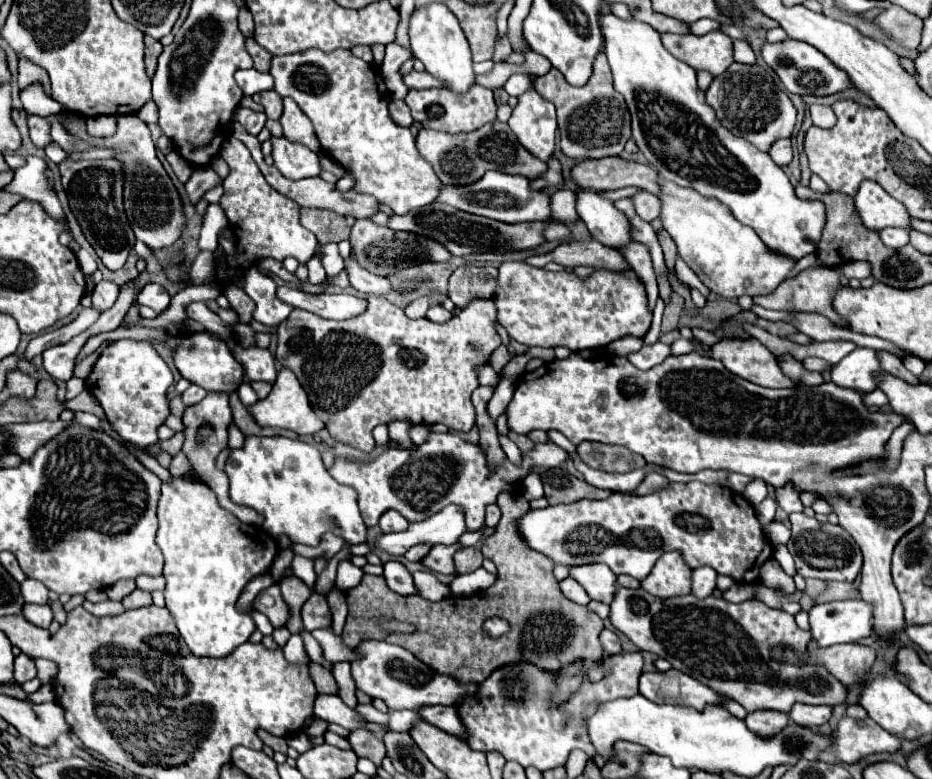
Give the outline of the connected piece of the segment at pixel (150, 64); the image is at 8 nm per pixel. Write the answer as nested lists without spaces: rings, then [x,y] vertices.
[[[145,37],[145,67],[147,67],[147,75],[153,77],[155,73],[155,67],[157,67],[157,59],[163,51],[163,45],[153,39],[153,37]]]

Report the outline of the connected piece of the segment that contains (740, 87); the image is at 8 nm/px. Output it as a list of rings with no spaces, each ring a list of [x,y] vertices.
[[[733,63],[723,75],[713,79],[705,95],[709,105],[715,107],[723,127],[727,127],[731,133],[737,133],[737,137],[747,139],[761,151],[769,151],[775,139],[791,137],[793,133],[797,111],[787,93],[779,89],[775,79],[759,65]]]

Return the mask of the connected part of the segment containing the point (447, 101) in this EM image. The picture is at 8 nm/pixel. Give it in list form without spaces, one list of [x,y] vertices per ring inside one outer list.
[[[473,85],[465,97],[457,97],[447,89],[411,89],[405,97],[405,103],[411,109],[415,121],[419,121],[425,129],[445,131],[445,133],[461,133],[461,131],[475,131],[485,123],[497,119],[497,103],[493,99],[493,91],[483,85]]]

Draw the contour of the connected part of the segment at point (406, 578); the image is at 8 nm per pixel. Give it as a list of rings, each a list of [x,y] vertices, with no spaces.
[[[389,561],[383,565],[385,569],[385,579],[387,579],[387,585],[399,593],[399,595],[411,595],[411,593],[417,593],[415,591],[415,585],[413,585],[413,577],[411,573],[399,563],[399,561]]]

